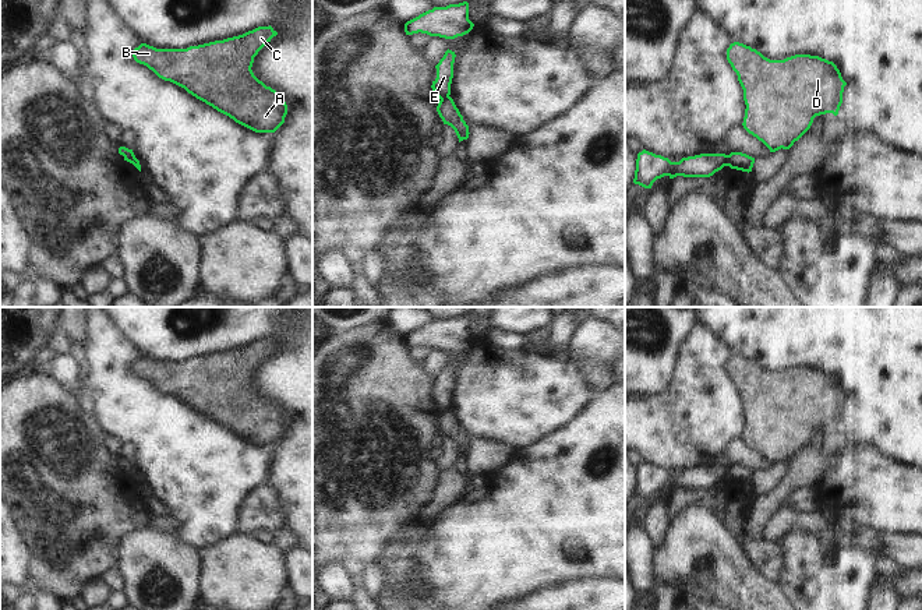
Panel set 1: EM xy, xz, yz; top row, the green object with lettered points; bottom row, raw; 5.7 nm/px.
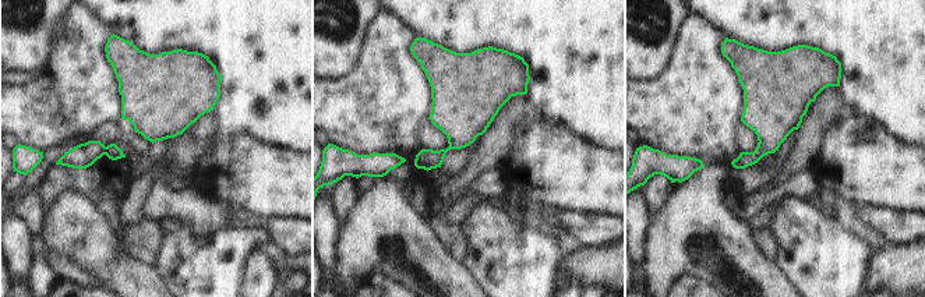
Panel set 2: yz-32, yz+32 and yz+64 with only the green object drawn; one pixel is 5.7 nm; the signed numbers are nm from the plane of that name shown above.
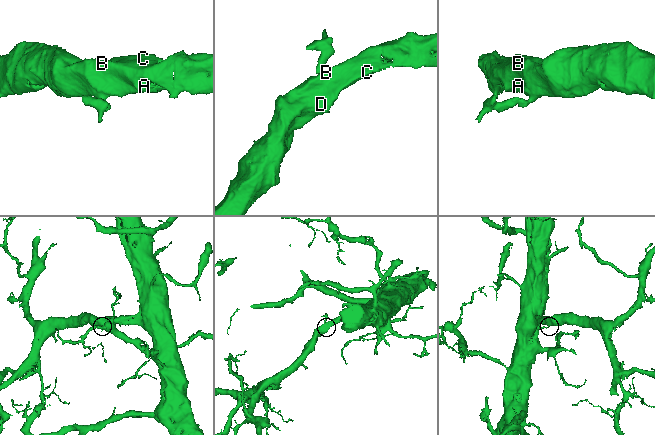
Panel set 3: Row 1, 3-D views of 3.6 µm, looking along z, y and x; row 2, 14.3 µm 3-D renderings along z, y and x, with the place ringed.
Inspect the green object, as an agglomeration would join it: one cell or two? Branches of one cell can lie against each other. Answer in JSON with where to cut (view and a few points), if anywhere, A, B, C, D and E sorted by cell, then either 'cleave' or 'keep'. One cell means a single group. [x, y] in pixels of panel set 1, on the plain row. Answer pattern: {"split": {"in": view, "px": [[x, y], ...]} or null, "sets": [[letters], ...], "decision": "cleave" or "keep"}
{"split": {"in": "yz", "px": [[728, 468], [726, 478]]}, "sets": [["A", "B", "C", "D"], ["E"]], "decision": "cleave"}

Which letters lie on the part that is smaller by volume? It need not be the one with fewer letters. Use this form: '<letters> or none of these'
E

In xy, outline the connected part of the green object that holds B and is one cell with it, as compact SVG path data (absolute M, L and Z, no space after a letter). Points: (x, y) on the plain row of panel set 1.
M269 338L187 362L156 362L141 356L134 362L133 370L159 391L184 401L236 436L255 445L275 445L285 436L287 417L279 405L266 399L254 388L251 380L258 364L276 348L278 345Z

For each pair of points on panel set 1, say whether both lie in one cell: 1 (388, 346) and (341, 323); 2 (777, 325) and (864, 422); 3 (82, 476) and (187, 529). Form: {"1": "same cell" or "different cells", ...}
{"1": "different cells", "2": "same cell", "3": "different cells"}

